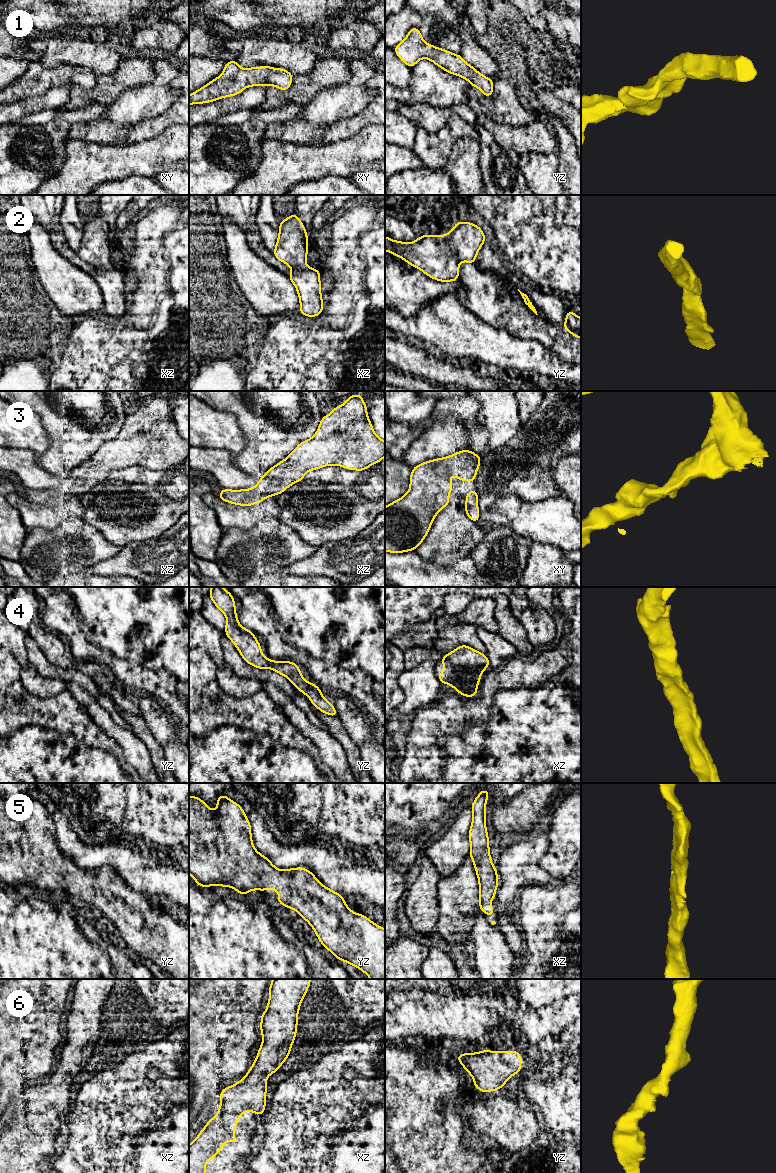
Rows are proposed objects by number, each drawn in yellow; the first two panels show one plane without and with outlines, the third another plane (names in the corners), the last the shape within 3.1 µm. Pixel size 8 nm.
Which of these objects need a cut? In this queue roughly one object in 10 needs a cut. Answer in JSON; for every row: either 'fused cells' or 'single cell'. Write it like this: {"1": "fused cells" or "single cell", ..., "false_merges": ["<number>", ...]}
{"1": "single cell", "2": "single cell", "3": "single cell", "4": "single cell", "5": "single cell", "6": "single cell", "false_merges": []}

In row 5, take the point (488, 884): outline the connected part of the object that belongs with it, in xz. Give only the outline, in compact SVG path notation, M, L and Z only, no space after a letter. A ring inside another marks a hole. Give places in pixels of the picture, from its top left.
M483 789L471 804L473 820L469 830L471 845L469 856L473 860L479 881L479 909L485 912L486 916L494 914L494 908L489 903L494 901L495 891L498 888L498 873L490 858L489 838L485 821L485 807L489 794L487 789Z

